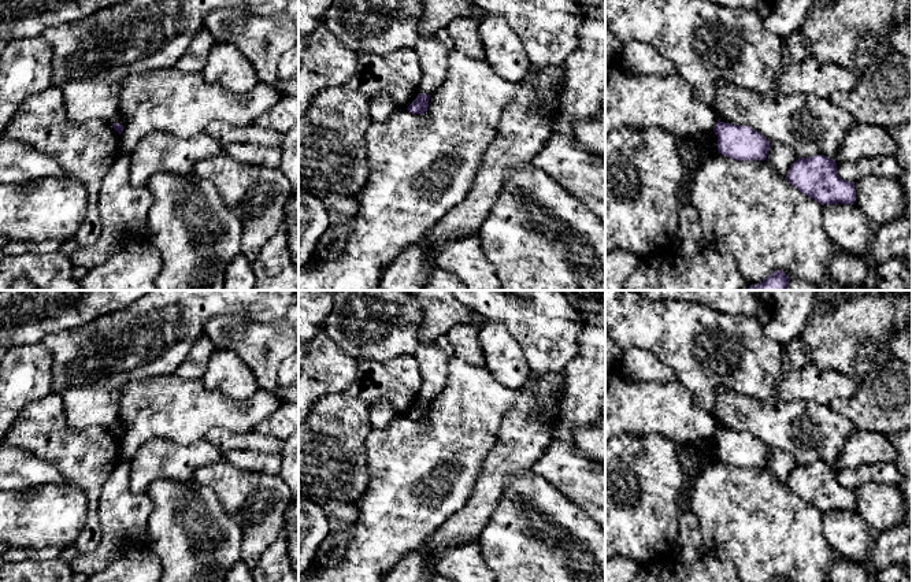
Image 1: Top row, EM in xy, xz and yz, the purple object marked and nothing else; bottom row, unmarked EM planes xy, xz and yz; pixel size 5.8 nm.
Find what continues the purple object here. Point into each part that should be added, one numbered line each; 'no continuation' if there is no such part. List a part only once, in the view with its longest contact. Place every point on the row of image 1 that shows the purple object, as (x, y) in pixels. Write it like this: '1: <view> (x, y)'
no continuation

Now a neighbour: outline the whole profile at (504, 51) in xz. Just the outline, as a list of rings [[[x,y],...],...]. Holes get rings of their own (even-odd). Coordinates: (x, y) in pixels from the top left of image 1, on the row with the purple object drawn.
[[[485,15],[479,23],[486,60],[507,81],[520,81],[531,67],[531,62],[516,33],[498,15]]]

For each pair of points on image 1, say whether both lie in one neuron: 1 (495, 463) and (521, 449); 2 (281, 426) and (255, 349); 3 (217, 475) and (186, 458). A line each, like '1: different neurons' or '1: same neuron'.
1: same neuron
2: different neurons
3: different neurons

